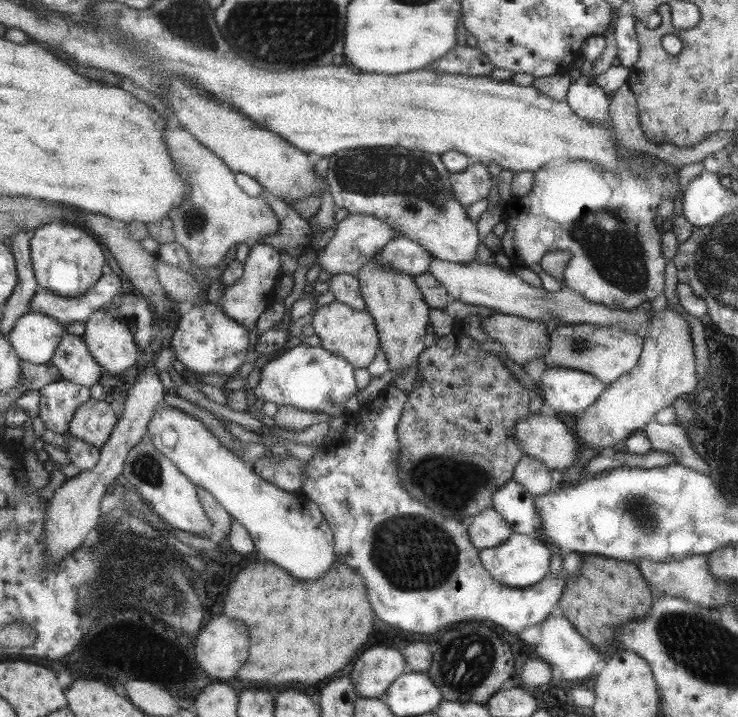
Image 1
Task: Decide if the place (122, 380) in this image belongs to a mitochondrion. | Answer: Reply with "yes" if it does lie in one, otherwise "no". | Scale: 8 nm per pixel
no

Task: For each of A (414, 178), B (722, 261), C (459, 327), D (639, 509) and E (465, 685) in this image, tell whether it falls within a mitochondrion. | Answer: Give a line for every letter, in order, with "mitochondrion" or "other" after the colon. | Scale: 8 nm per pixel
A: mitochondrion
B: mitochondrion
C: other
D: mitochondrion
E: mitochondrion

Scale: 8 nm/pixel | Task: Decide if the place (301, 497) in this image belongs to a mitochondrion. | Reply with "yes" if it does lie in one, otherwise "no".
no

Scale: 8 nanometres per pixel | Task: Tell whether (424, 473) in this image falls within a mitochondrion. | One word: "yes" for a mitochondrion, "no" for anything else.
yes

